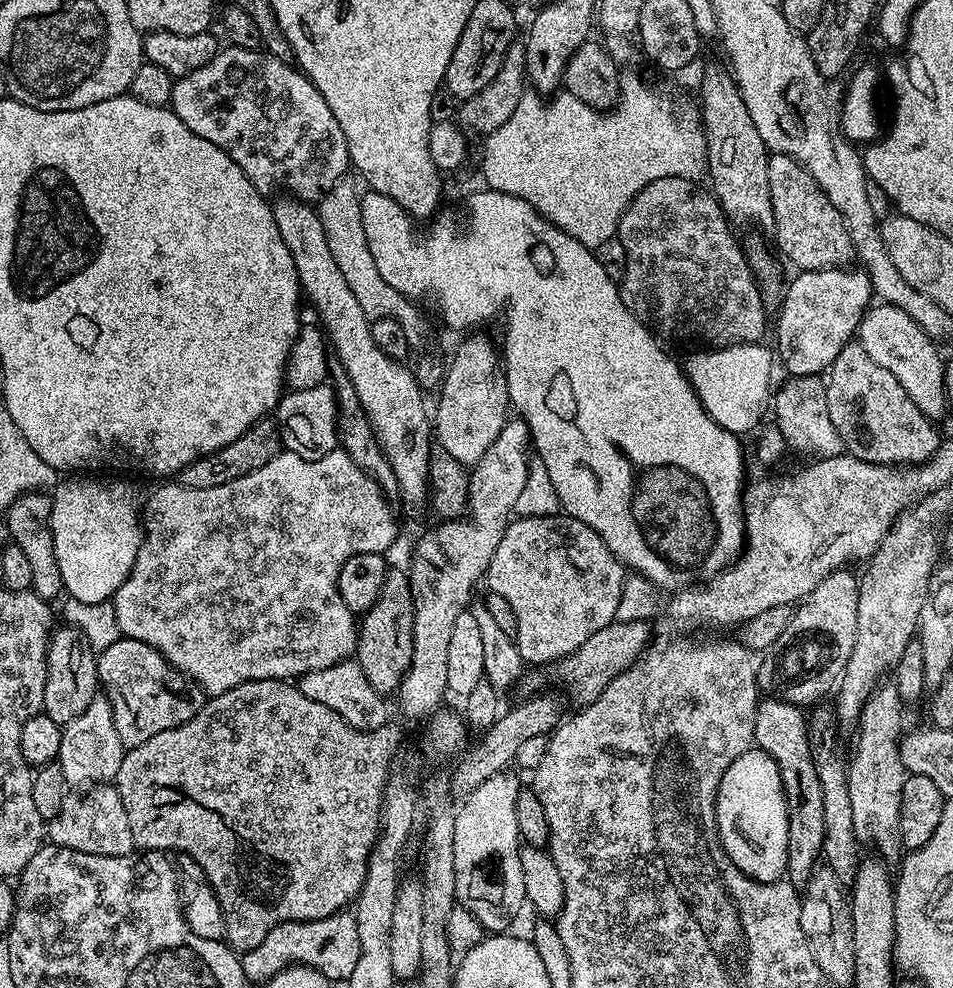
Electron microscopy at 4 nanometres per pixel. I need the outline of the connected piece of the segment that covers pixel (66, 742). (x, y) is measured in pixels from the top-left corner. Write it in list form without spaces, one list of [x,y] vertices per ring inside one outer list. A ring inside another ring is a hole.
[[[97,694],[90,702],[90,706],[86,706],[86,710],[82,710],[82,714],[78,714],[78,718],[74,718],[68,724],[63,725],[63,730],[58,762],[62,766],[62,774],[69,786],[80,790],[85,786],[95,786],[115,781],[118,770],[122,766],[122,758],[126,749],[122,738],[118,738],[118,730],[114,730],[114,714],[107,696]]]

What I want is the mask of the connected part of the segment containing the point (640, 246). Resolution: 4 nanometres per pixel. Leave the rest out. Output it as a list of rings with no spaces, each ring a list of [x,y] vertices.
[[[658,178],[658,182],[650,182],[630,202],[630,206],[622,214],[620,219],[620,230],[618,238],[622,246],[626,246],[626,274],[618,281],[620,297],[622,302],[639,320],[647,322],[661,337],[664,336],[697,336],[701,345],[724,348],[731,344],[755,344],[763,341],[764,336],[764,315],[766,309],[764,300],[760,296],[760,290],[756,283],[756,277],[752,274],[752,267],[748,265],[748,258],[742,244],[732,237],[733,229],[730,221],[720,208],[720,202],[712,195],[707,187],[699,188],[701,185],[695,180],[686,178]]]

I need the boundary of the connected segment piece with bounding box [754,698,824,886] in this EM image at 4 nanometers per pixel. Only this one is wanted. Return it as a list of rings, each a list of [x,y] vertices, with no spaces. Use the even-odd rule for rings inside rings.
[[[764,698],[759,701],[754,722],[754,744],[760,751],[770,754],[780,771],[782,790],[788,811],[788,870],[787,879],[797,886],[808,883],[813,868],[817,867],[824,851],[824,823],[822,822],[822,786],[818,782],[818,770],[812,757],[812,742],[808,721],[803,707],[788,704],[785,700]]]

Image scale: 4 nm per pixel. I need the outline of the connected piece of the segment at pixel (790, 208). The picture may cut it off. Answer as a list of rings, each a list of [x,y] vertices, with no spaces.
[[[772,154],[768,157],[768,177],[770,178],[770,202],[772,203],[771,227],[776,228],[775,247],[782,253],[783,259],[793,264],[793,269],[809,272],[819,268],[844,268],[853,263],[856,251],[850,242],[850,234],[846,230],[846,222],[842,222],[842,214],[834,210],[830,198],[814,182],[814,178],[796,160],[789,156]]]

